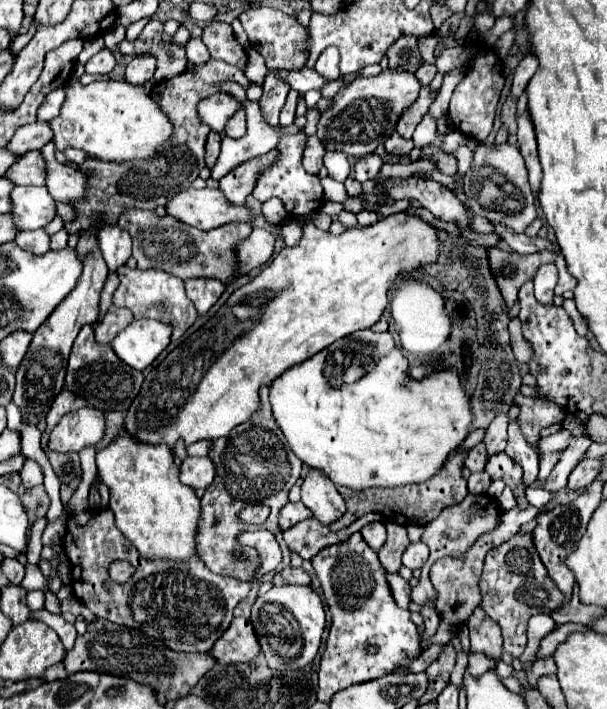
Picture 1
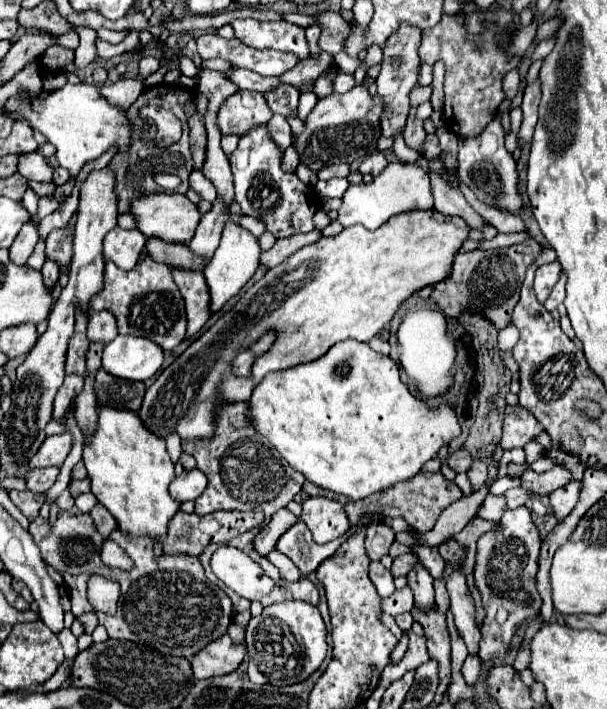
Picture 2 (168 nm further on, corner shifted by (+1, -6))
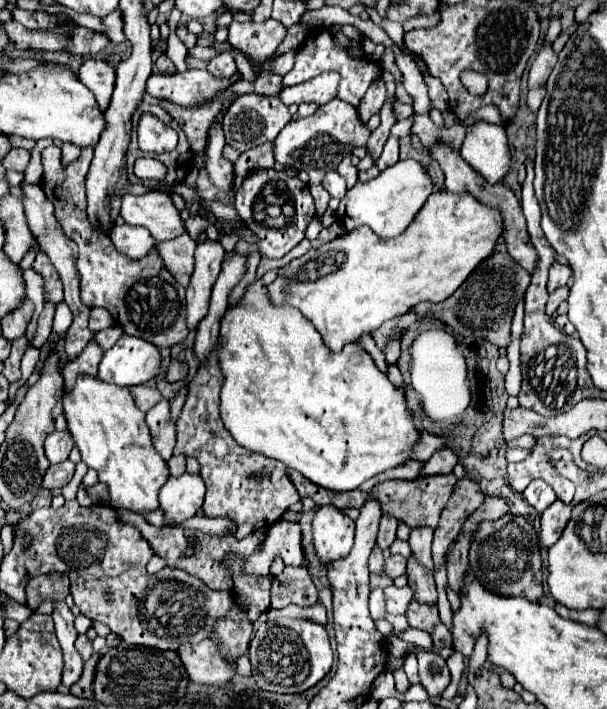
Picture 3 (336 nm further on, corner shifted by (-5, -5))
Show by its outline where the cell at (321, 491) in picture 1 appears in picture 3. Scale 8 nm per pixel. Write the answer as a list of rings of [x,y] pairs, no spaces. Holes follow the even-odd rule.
[[[334,505],[318,507],[312,521],[314,547],[322,563],[346,557],[354,541],[354,521]]]

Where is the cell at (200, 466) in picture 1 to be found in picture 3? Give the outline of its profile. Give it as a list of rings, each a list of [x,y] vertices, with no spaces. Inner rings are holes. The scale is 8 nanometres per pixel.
[[[198,473],[170,477],[160,489],[160,507],[164,509],[168,521],[180,523],[192,517],[202,507],[204,493],[206,485]]]

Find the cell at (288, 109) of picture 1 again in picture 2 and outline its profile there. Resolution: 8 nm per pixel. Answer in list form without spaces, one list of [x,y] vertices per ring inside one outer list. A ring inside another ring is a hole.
[[[274,114],[268,122],[268,136],[272,142],[276,142],[276,146],[280,146],[280,150],[286,150],[292,142],[292,130],[286,122],[286,118],[282,114]]]

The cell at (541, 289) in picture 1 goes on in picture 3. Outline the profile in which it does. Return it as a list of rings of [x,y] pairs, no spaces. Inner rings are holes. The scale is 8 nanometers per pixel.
[[[552,263],[550,275],[548,275],[548,287],[546,287],[548,293],[554,293],[558,287],[566,285],[566,281],[568,281],[570,275],[572,275],[570,267],[566,267],[566,265],[562,265],[562,263]]]

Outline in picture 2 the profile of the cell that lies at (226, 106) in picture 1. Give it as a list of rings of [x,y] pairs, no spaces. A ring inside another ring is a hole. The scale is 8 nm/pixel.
[[[238,90],[220,108],[220,130],[222,134],[234,134],[238,138],[246,136],[254,126],[260,126],[272,118],[264,96],[260,92]]]

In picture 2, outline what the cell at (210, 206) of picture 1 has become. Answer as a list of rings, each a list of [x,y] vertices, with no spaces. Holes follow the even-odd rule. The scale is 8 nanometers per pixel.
[[[168,192],[142,194],[140,198],[134,198],[130,202],[130,214],[136,218],[136,228],[146,238],[156,236],[162,242],[176,242],[176,244],[188,244],[200,220],[196,204],[192,204],[184,194],[168,194]]]

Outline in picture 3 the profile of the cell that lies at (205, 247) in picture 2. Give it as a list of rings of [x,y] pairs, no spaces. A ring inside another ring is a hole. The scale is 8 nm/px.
[[[206,239],[206,241],[198,243],[198,247],[196,247],[196,253],[194,253],[196,265],[194,265],[190,287],[186,291],[188,329],[194,329],[208,311],[210,291],[218,279],[224,255],[226,253],[224,253],[224,247],[220,245],[220,241]]]

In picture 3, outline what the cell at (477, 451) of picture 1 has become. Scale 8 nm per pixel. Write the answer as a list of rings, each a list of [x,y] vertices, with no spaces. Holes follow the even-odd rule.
[[[442,449],[426,461],[422,473],[424,475],[446,475],[446,473],[452,473],[456,463],[458,463],[458,455],[452,449]]]

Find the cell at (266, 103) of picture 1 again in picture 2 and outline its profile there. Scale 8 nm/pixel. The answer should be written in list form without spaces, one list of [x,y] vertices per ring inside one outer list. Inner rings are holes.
[[[258,126],[256,130],[250,130],[250,134],[240,138],[236,152],[232,152],[230,156],[236,202],[240,204],[244,216],[260,218],[266,224],[266,230],[272,232],[276,238],[308,234],[314,230],[312,216],[318,210],[318,196],[310,186],[300,182],[300,178],[294,172],[282,172],[280,164],[282,150],[278,150],[276,144],[270,142],[266,126]]]

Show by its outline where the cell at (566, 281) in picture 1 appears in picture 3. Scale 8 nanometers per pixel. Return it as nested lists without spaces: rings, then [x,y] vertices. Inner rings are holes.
[[[564,285],[564,287],[556,289],[554,293],[550,293],[548,303],[546,303],[546,313],[548,313],[548,315],[554,315],[556,309],[558,309],[558,305],[560,305],[562,301],[566,301],[566,299],[568,299],[568,287]]]

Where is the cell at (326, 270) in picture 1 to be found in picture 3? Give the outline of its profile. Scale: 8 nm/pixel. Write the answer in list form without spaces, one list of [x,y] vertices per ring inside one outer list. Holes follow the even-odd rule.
[[[450,191],[432,193],[402,235],[382,239],[370,227],[362,225],[318,249],[310,249],[278,271],[278,277],[268,285],[268,297],[274,305],[296,307],[314,323],[324,345],[330,351],[340,351],[344,345],[356,343],[362,335],[378,329],[384,321],[408,313],[420,301],[438,303],[448,299],[466,277],[494,253],[500,233],[502,219],[496,209],[480,205],[472,195],[456,195]]]

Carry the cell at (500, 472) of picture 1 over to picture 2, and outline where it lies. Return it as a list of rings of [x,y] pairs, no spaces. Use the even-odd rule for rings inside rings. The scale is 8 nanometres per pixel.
[[[524,506],[510,512],[506,510],[498,522],[498,530],[494,532],[494,536],[480,536],[476,548],[474,580],[482,594],[482,606],[486,610],[478,652],[482,660],[494,660],[508,652],[512,638],[522,628],[522,624],[540,614],[542,600],[536,594],[538,554],[540,536],[532,522],[530,510]]]

